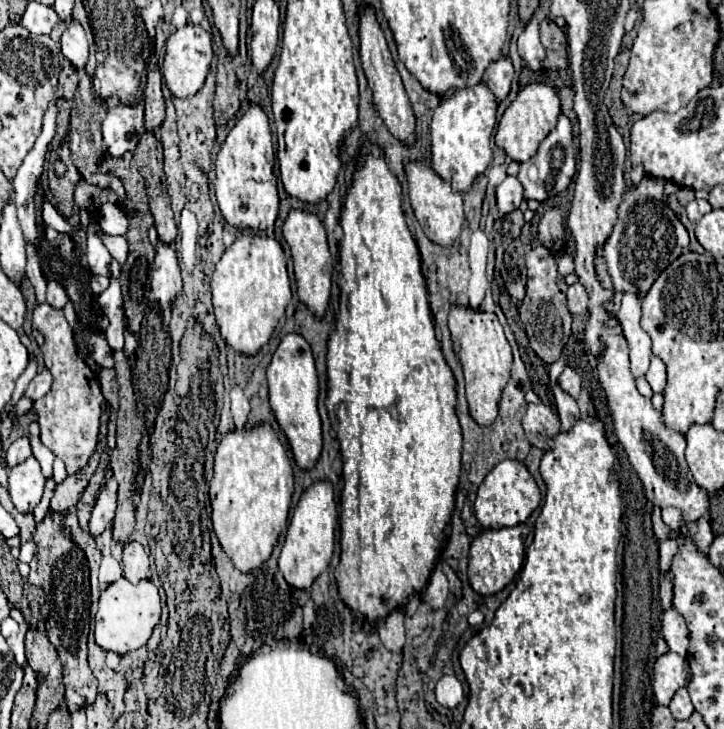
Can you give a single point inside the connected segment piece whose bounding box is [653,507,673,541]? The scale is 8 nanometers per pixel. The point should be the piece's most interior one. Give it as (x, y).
(662, 532)

